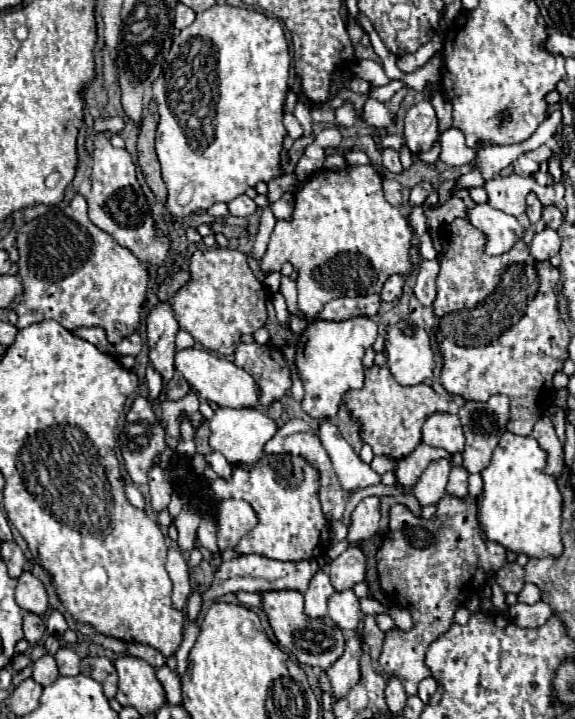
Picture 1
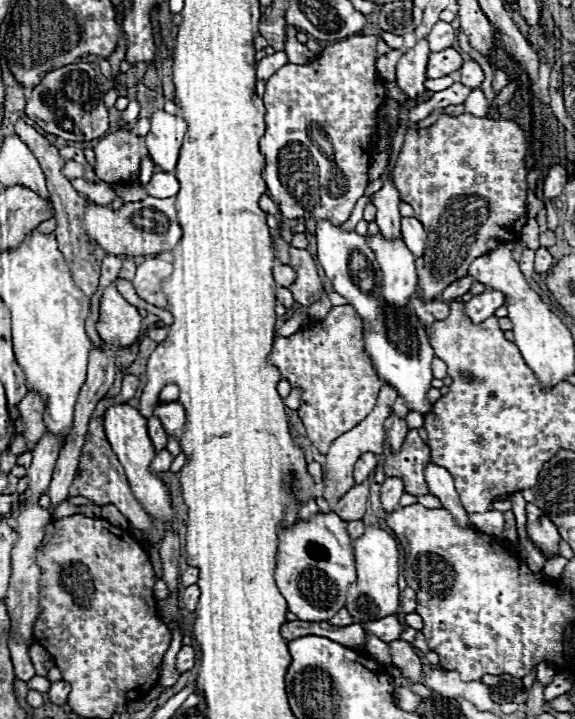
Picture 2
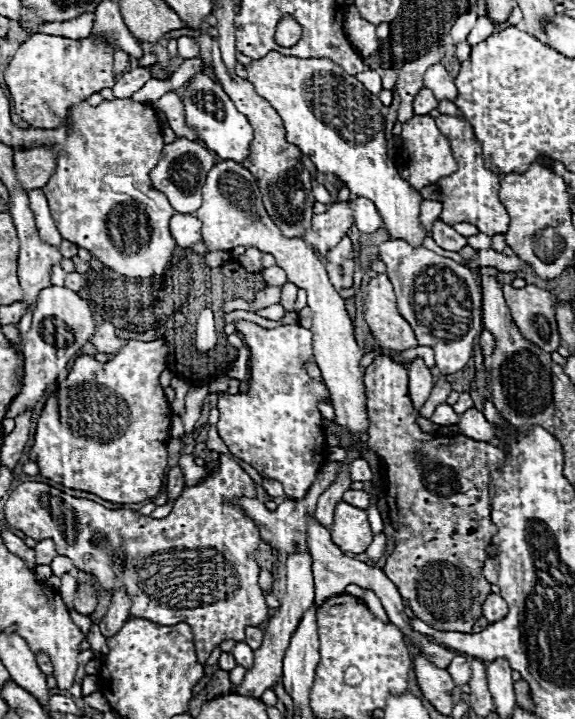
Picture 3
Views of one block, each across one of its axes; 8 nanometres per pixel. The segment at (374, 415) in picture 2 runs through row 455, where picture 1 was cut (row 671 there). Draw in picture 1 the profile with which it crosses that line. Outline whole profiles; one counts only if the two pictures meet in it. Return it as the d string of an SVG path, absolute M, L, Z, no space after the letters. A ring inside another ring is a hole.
M350 636L346 640L344 654L326 670L336 698L346 696L350 692L350 688L358 684L358 678L362 678L360 656L362 656L362 638Z

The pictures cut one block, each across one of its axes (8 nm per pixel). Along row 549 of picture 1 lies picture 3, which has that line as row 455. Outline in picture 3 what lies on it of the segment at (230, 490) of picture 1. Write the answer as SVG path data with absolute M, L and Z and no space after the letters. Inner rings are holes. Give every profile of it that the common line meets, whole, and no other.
M234 320L234 326L250 348L250 380L244 394L220 394L218 434L228 450L254 466L260 476L278 480L288 500L302 500L330 448L318 410L318 402L328 402L328 390L306 370L306 364L312 362L312 332L300 324L262 328L254 322Z

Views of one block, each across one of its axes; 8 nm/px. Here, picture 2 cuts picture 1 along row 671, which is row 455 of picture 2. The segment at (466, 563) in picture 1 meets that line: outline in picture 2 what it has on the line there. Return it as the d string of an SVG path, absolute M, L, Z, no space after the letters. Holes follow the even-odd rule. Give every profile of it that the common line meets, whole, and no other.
M418 430L408 432L400 450L392 450L388 442L384 442L382 456L384 456L382 462L384 474L402 478L406 494L420 496L428 492L422 470L426 468L426 462L430 462L430 448L418 436Z

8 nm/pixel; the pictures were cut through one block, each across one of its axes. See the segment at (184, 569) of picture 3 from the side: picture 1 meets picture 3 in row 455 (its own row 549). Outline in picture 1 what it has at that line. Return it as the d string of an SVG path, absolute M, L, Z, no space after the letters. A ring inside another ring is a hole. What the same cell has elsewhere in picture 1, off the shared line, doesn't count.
M244 500L220 502L214 518L218 522L218 548L220 550L236 546L236 542L256 524L256 514L252 506Z

